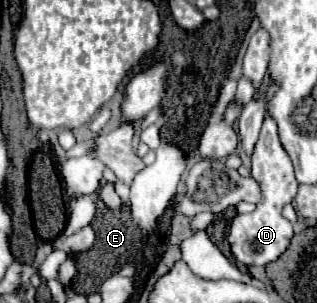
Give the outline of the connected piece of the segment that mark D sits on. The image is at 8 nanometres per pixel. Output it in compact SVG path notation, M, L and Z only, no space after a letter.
M265 116L259 140L251 154L251 176L261 184L263 198L257 204L257 208L251 214L239 214L233 218L227 240L231 244L233 256L245 264L245 266L265 266L273 260L277 260L289 246L293 238L293 226L281 216L281 208L291 202L297 194L297 180L293 176L293 164L283 150L279 138L277 138L277 124L273 116Z

